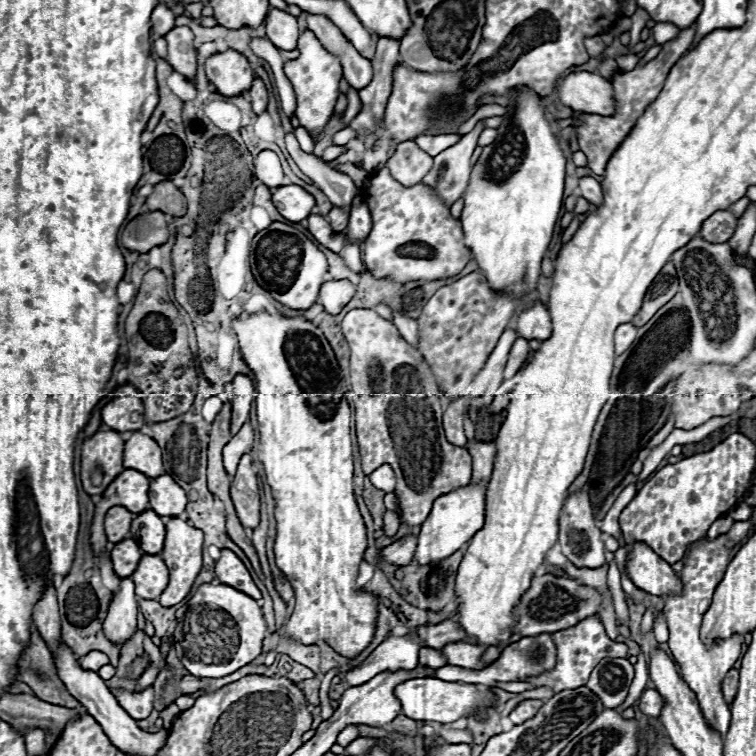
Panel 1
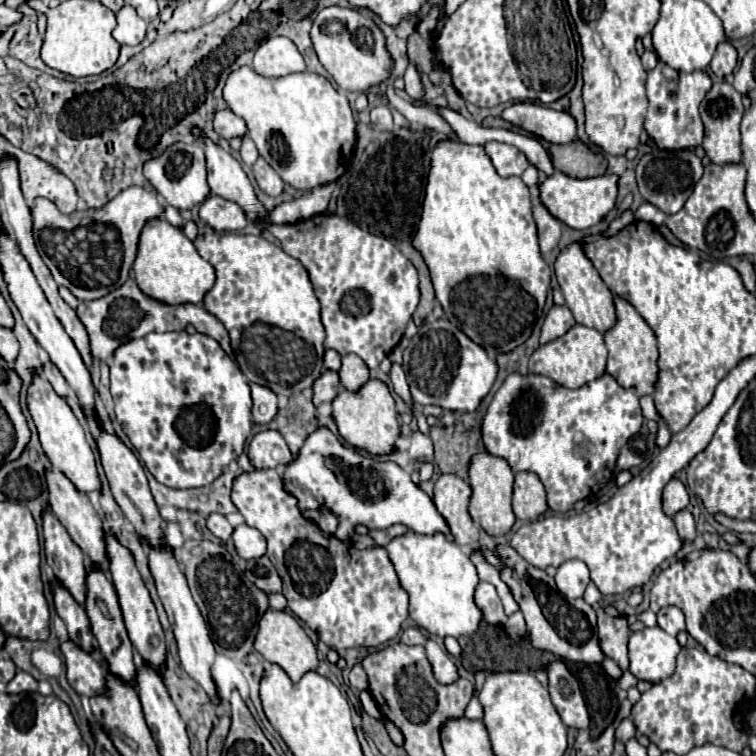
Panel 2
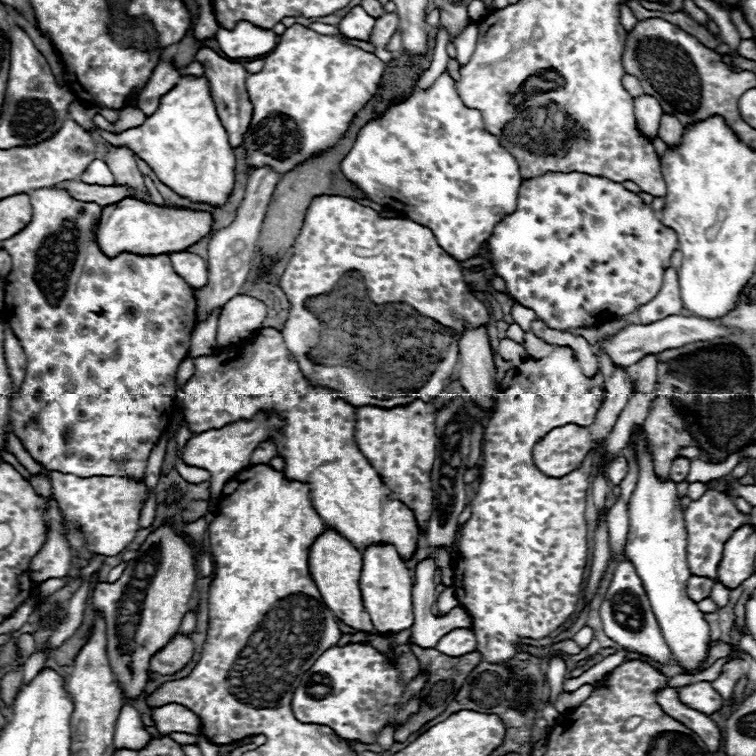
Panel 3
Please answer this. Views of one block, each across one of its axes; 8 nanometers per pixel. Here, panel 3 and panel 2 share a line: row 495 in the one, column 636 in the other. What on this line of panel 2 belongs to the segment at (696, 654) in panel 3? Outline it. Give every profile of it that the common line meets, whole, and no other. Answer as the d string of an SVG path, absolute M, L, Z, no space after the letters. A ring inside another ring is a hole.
M654 626L634 632L628 640L628 650L630 672L638 680L662 682L672 676L680 646L676 636L670 636L662 628Z

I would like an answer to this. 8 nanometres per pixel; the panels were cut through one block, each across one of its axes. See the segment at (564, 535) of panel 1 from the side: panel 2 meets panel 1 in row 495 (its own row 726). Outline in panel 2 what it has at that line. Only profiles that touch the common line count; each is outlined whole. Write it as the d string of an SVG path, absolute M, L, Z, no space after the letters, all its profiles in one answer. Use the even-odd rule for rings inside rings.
M562 660L550 662L546 674L548 674L548 692L562 722L572 728L588 728L590 724L588 708L574 674L566 668Z

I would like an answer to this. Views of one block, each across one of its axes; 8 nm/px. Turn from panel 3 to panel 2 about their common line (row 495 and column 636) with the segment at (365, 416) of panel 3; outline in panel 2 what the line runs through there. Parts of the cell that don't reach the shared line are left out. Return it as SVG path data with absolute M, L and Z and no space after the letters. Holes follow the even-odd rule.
M510 374L494 394L482 422L482 440L490 454L506 458L512 472L534 472L542 480L548 494L548 508L568 512L574 502L596 494L612 476L616 458L626 440L640 430L642 410L636 392L622 388L610 374L602 374L588 384L570 390L548 376L540 374Z

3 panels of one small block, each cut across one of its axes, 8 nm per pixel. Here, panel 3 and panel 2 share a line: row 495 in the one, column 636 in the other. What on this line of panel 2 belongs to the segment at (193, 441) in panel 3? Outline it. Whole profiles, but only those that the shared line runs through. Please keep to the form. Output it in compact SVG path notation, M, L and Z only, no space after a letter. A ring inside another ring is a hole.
M644 202L635 211L634 217L637 221L650 222L650 224L654 224L654 226L660 226L660 224L664 224L666 214L660 212L658 208L654 208L654 206L649 202Z

